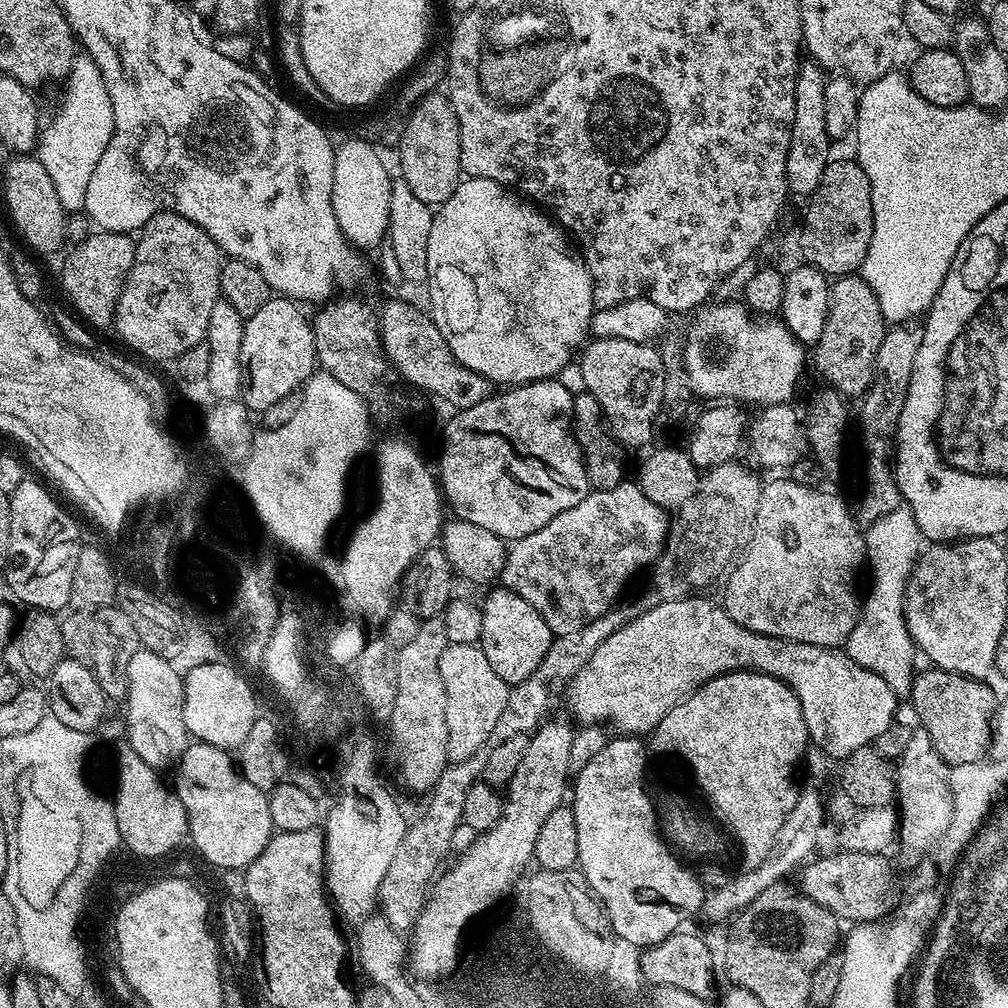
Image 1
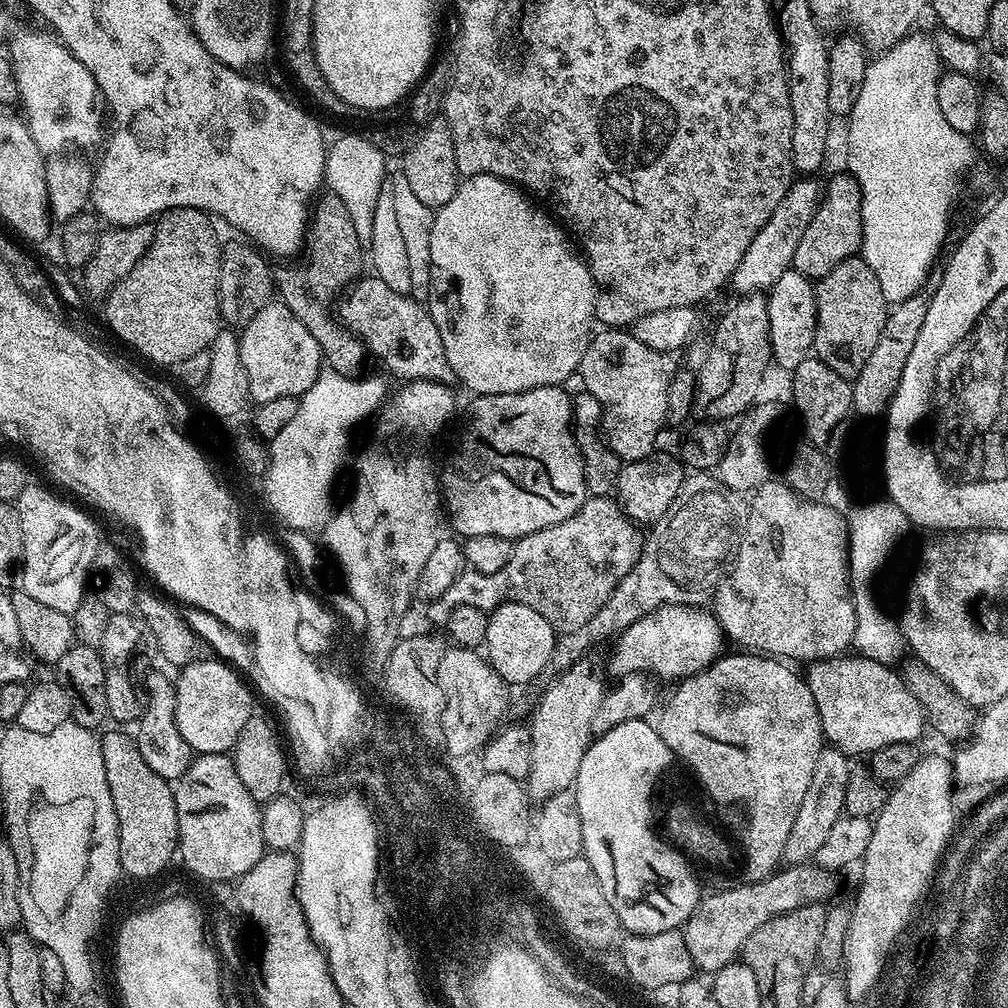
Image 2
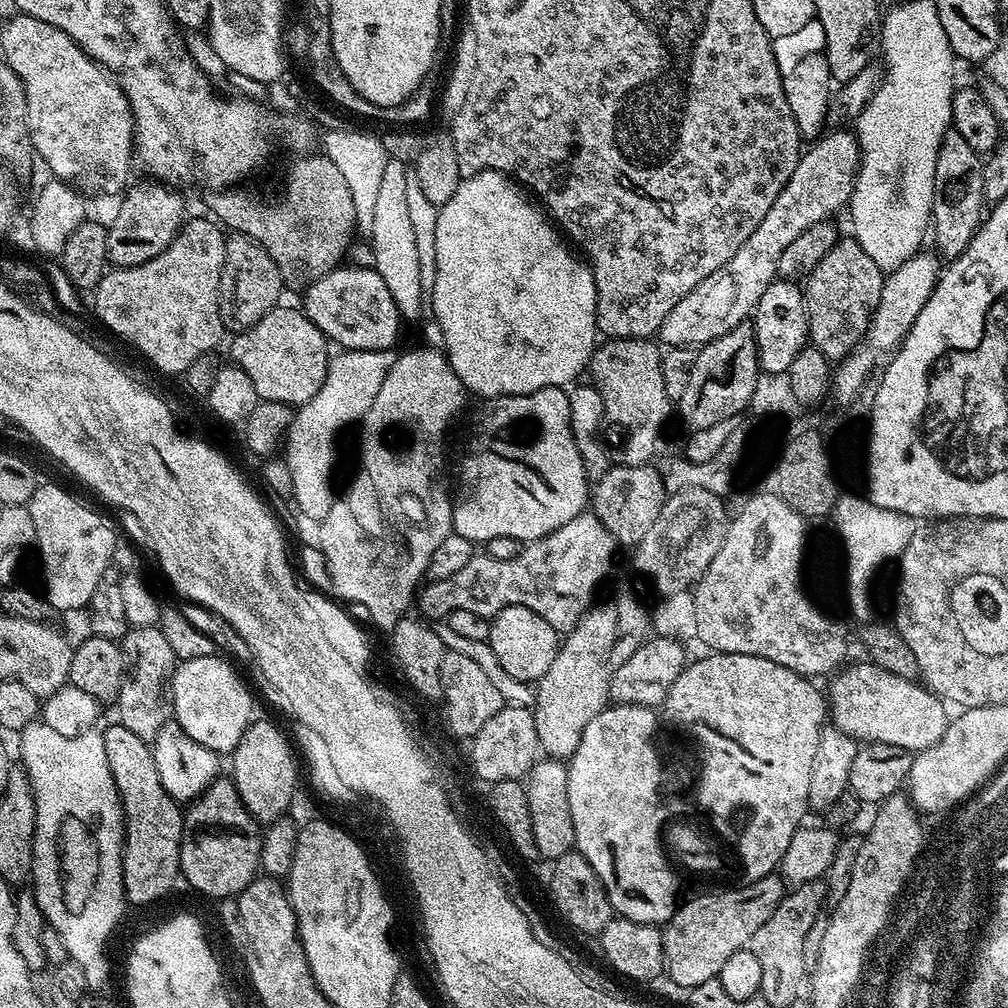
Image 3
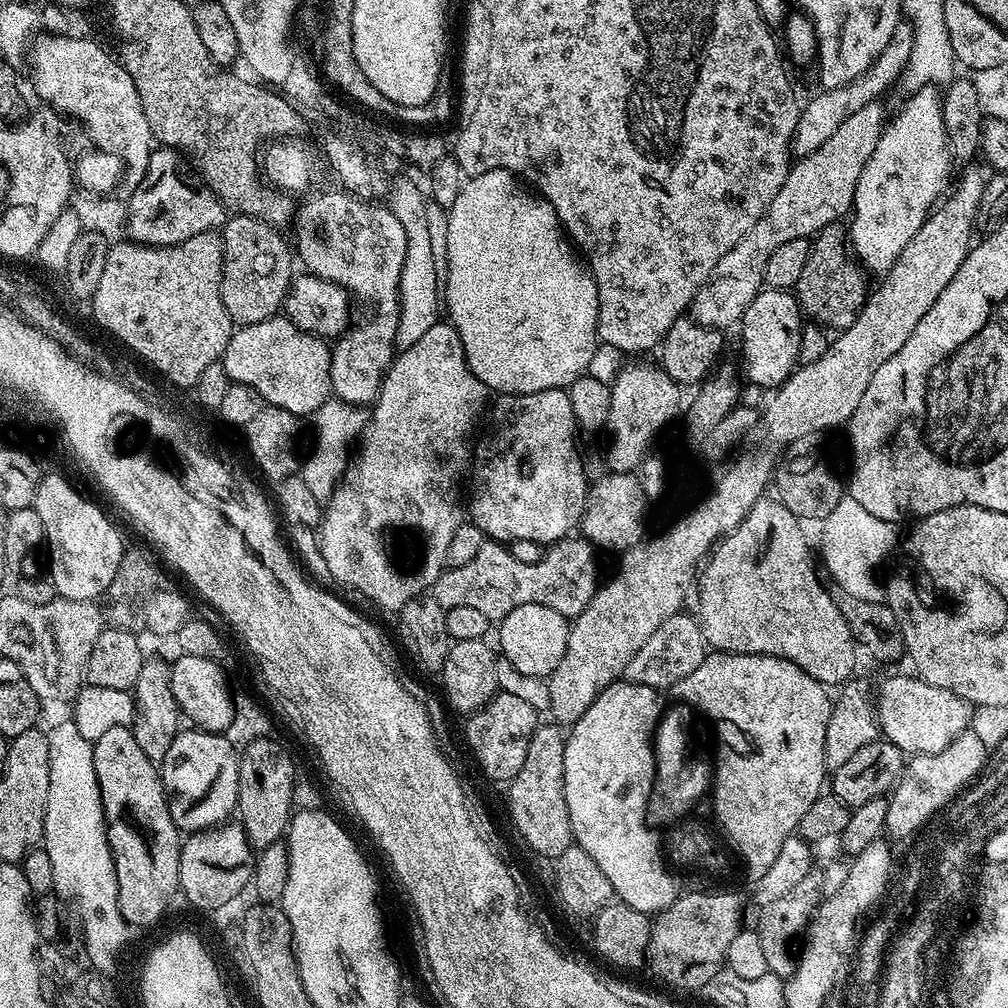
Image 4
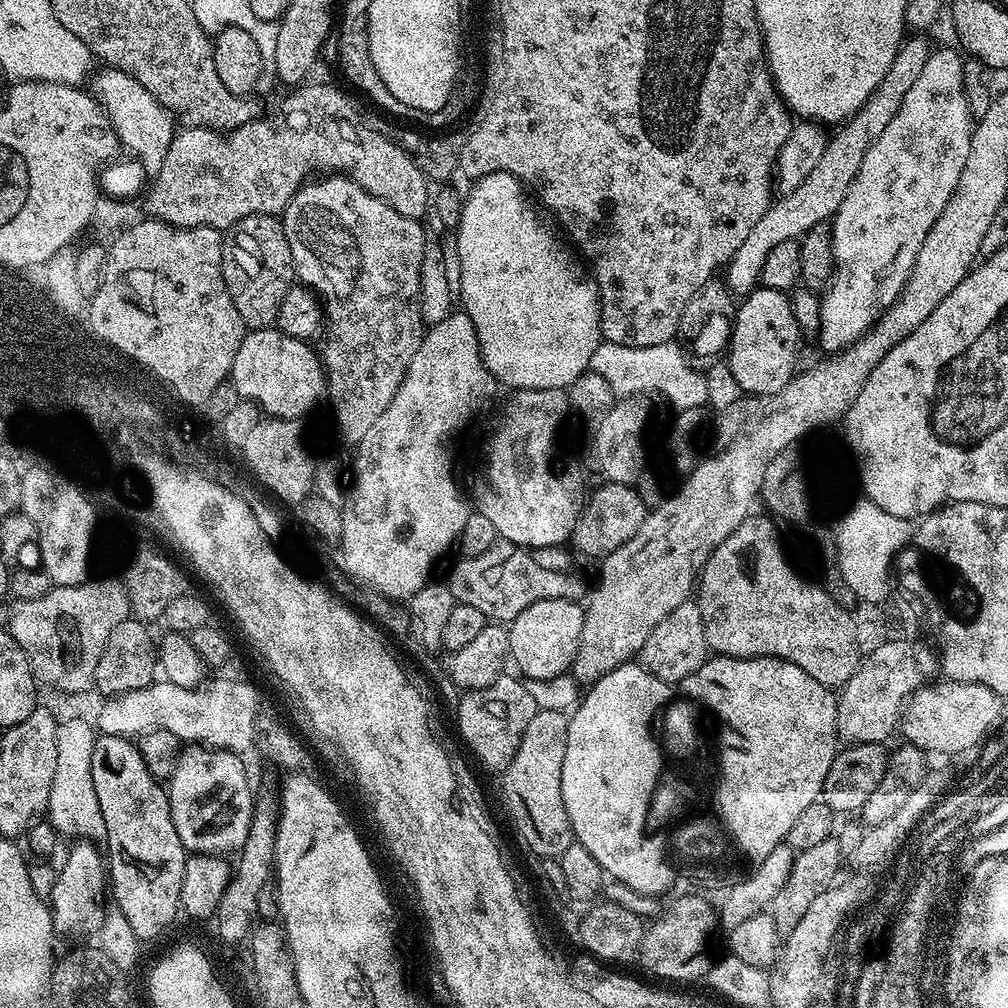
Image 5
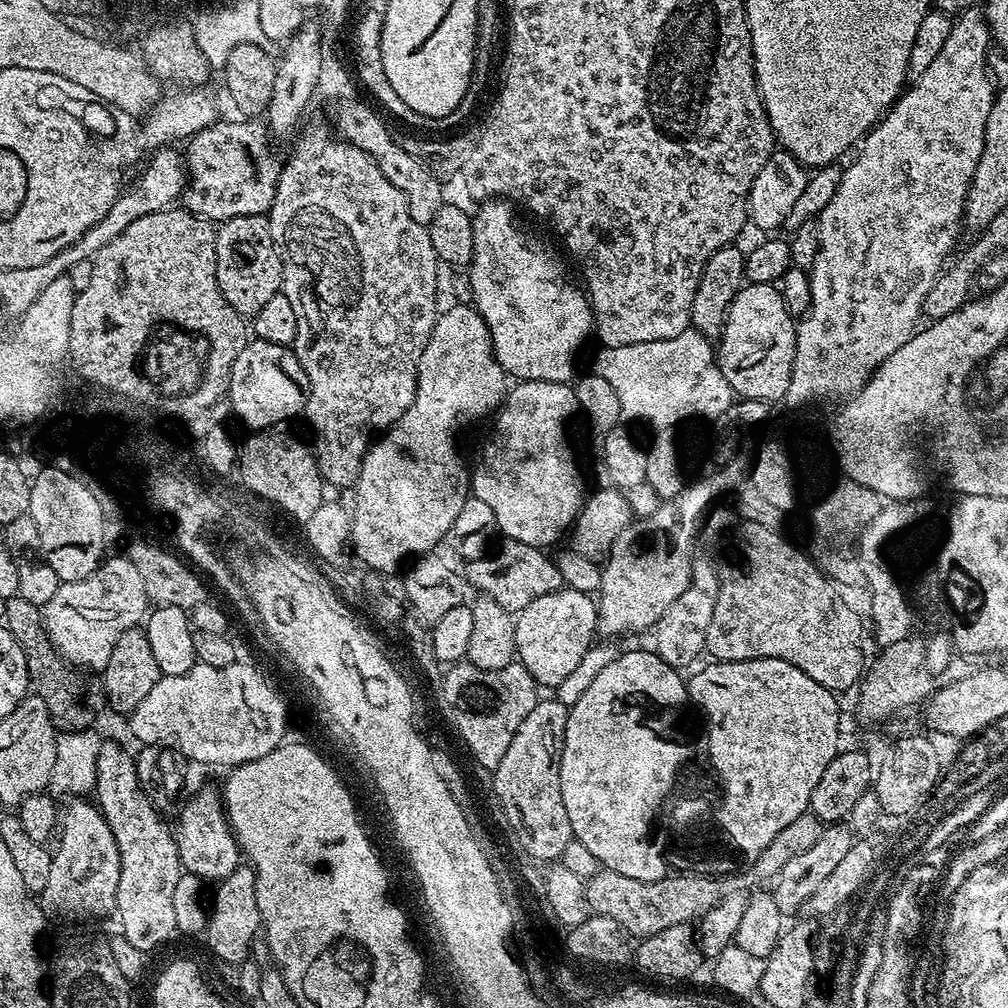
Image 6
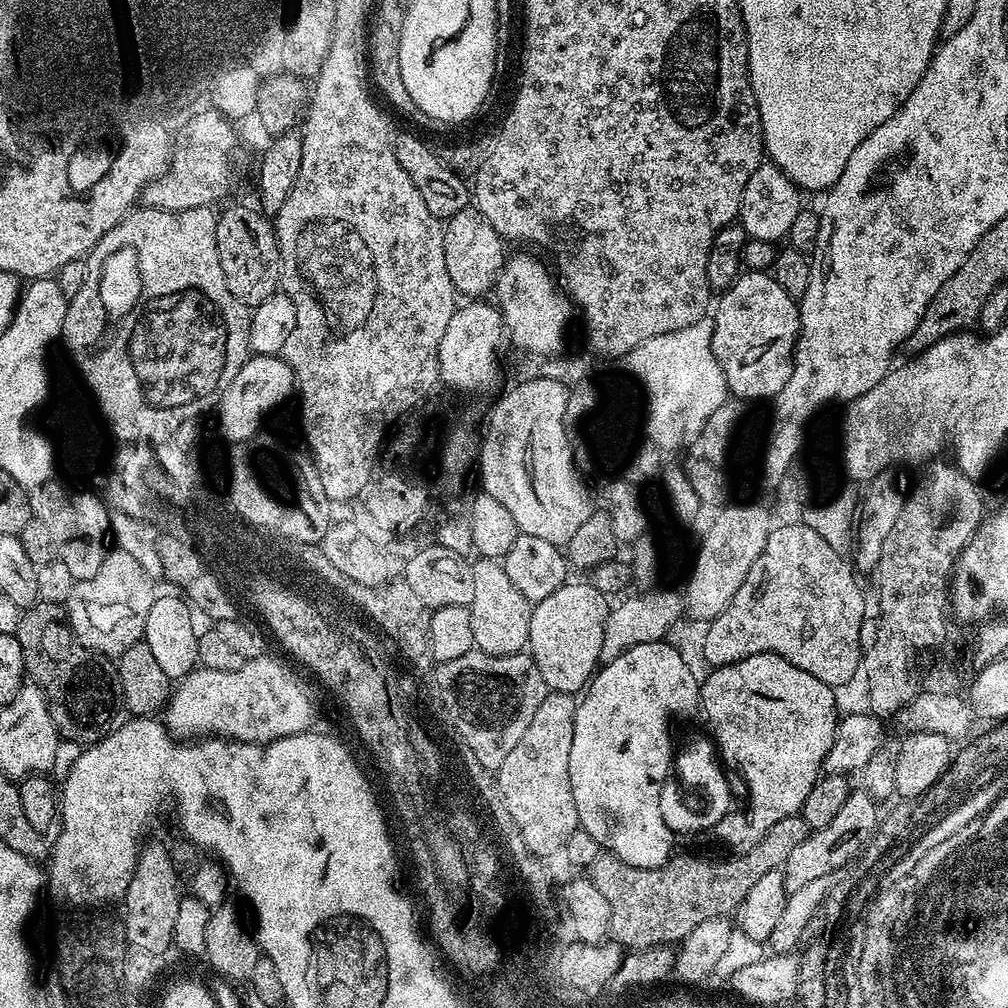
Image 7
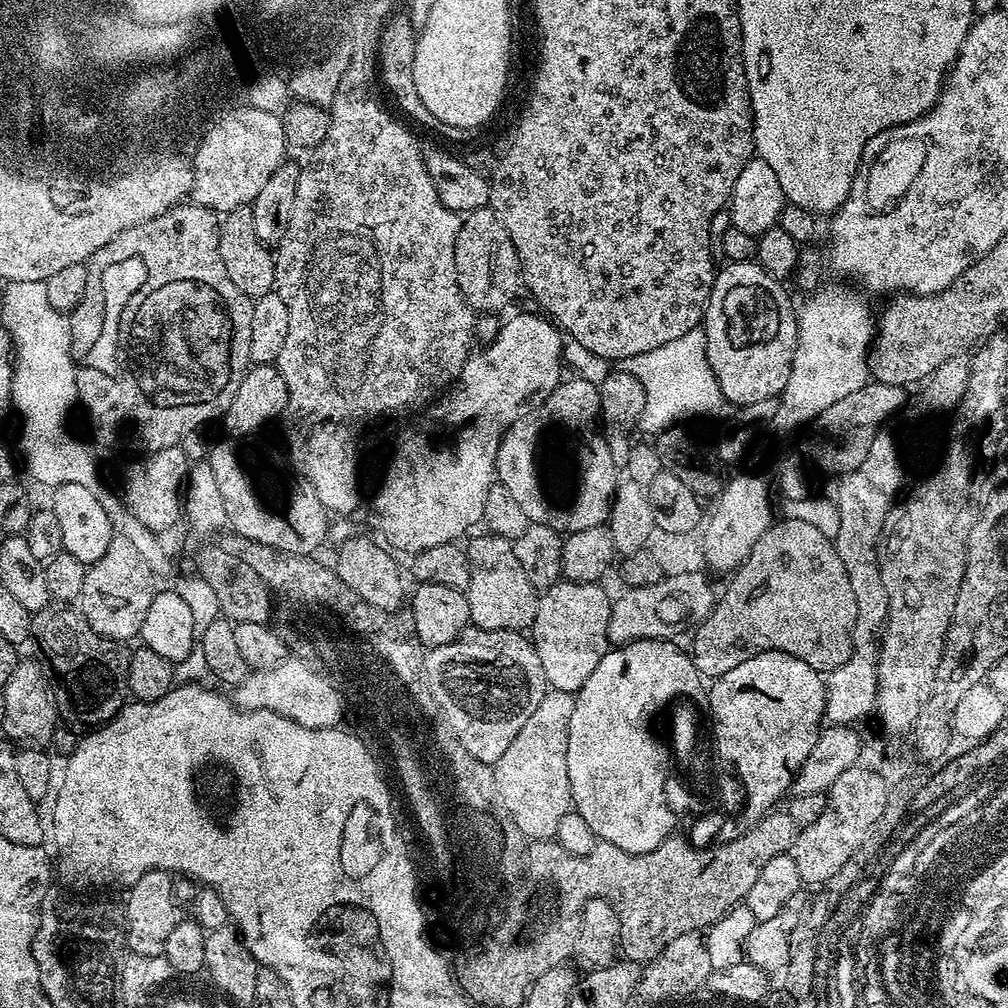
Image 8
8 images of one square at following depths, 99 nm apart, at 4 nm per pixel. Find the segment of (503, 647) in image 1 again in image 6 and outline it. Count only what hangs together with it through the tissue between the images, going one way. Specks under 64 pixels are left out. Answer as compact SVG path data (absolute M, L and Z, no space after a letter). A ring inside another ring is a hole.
M562 587L556 592L542 594L542 598L534 598L534 602L530 602L530 606L515 613L516 655L519 663L523 664L525 670L534 677L537 685L544 687L545 684L549 690L555 690L564 678L569 677L577 669L578 664L582 661L582 656L586 654L598 636L596 606L597 601L589 593Z

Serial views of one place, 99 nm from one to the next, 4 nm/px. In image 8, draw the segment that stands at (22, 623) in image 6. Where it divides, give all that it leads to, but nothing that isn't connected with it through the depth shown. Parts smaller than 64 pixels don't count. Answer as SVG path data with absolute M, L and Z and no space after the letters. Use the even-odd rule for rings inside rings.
M49 606L32 613L32 635L36 648L44 655L47 675L50 677L52 696L56 700L59 719L65 725L88 724L99 726L108 723L120 713L129 699L128 675L132 652L127 643L100 636L88 623L83 613L72 606Z

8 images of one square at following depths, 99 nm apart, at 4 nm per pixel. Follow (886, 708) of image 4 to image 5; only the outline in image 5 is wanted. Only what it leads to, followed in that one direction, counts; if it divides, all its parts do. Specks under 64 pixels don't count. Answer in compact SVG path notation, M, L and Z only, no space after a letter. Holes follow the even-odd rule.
M947 678L939 682L931 682L924 687L916 689L906 705L906 715L902 720L903 739L907 743L913 744L915 748L920 748L925 754L958 754L966 748L975 749L977 745L993 731L995 718L1000 713L1001 697L994 690L990 690L981 684L971 684L970 682L958 682Z

